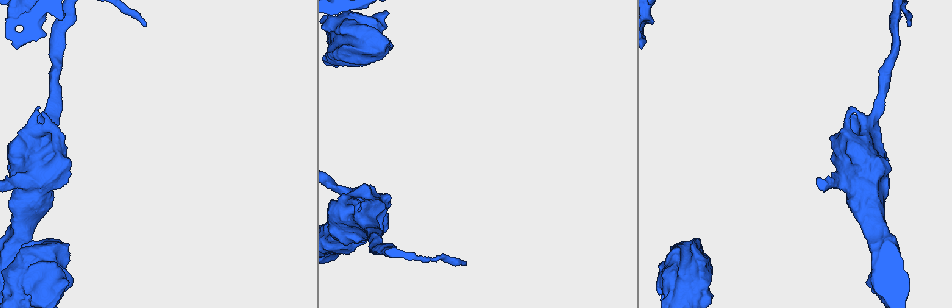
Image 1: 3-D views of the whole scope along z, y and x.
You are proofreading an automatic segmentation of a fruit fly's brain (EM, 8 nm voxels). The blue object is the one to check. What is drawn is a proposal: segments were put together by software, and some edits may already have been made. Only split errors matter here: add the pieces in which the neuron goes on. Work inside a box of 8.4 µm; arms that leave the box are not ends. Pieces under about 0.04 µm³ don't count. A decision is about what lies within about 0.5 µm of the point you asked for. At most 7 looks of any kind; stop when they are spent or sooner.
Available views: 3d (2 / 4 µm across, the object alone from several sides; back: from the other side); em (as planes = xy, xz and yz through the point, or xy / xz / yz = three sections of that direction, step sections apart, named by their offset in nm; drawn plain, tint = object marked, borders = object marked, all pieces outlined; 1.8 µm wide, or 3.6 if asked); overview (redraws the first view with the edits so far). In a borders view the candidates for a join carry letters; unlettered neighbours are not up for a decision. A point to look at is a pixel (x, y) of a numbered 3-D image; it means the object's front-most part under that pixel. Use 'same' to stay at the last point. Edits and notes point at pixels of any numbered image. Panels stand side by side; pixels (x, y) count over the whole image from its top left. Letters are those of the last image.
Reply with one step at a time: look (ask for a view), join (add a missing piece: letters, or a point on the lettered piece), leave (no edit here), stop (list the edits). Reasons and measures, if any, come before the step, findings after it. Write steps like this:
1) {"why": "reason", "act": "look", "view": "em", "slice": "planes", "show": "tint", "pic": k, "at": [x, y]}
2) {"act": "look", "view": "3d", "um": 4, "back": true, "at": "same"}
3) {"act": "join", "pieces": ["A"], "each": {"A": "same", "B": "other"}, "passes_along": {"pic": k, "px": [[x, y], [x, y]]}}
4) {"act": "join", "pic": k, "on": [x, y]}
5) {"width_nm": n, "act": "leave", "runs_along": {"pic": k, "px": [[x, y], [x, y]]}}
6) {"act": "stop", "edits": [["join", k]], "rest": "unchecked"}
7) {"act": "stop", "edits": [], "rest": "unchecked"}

{"why": "stops while still wide", "act": "look", "view": "3d", "um": 4, "pic": 1, "at": [68, 285]}

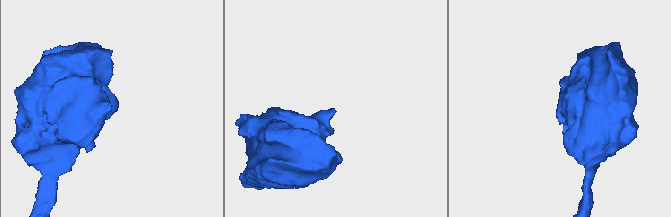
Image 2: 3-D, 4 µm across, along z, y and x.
{"why": "shape alone is not enough", "act": "look", "view": "em", "um": 3.6, "slice": "xy", "step": 16, "show": "borders", "pic": 2, "at": [109, 109]}

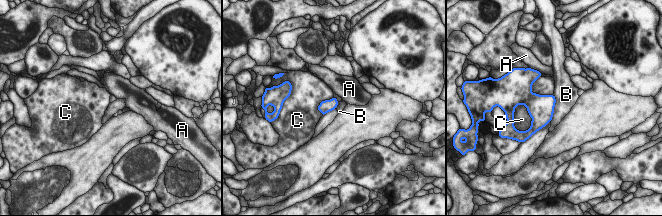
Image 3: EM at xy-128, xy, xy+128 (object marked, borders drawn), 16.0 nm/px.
{"act": "leave", "each": {"A": "other", "B": "other", "C": "other"}, "border": {"pic": 3, "px": [[553, 94], [555, 105], [550, 120]]}, "found": "no lettered piece goes on from it"}

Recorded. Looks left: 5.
{"act": "look", "view": "3d", "um": 2, "back": true, "pic": 1, "at": [360, 206]}

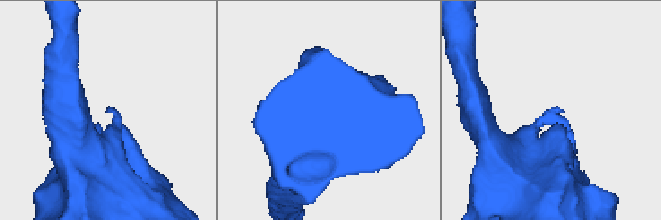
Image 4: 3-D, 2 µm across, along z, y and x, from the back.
{"why": "now the EM", "act": "look", "view": "em", "slice": "planes", "show": "tint", "pic": 4, "at": [552, 108]}

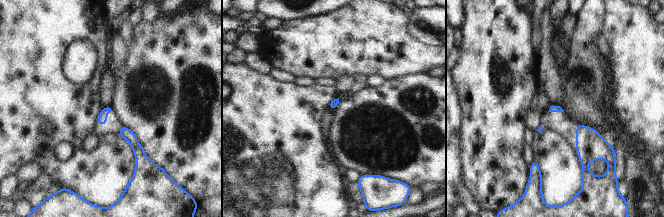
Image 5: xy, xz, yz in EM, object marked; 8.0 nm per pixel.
{"why": "see the neighbours", "act": "look", "view": "em", "slice": "planes", "show": "borders", "at": "same"}

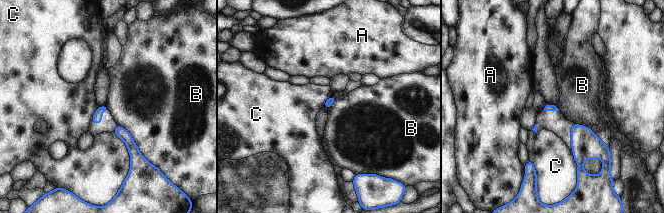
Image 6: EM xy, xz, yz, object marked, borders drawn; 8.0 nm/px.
{"act": "leave", "each": {"A": "other", "B": "other", "C": "other"}, "border": {"pic": 6, "px": [[117, 124], [129, 133], [148, 161]]}, "found": "no lettered piece goes on from it"}

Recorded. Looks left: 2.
{"why": "thin end", "act": "look", "view": "em", "slice": "planes", "show": "borders", "pic": 1, "at": [146, 26]}

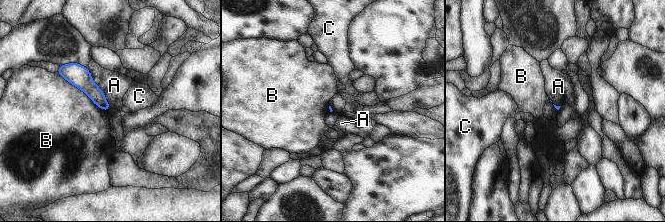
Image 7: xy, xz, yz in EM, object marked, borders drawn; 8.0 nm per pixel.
{"longest_contact_nm": ["B", 500], "act": "leave", "each": {"A": "other", "B": "other", "C": "other"}, "found": "no lettered piece goes on from it"}

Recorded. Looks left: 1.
{"act": "stop", "edits": [], "rest": "unchecked"}

